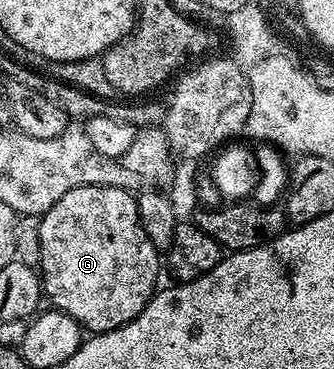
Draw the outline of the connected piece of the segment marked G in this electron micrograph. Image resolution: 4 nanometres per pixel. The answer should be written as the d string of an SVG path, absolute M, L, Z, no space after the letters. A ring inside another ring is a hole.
M118 187L71 189L41 216L39 274L44 294L56 310L67 313L89 333L114 331L130 323L149 304L157 283L159 252L151 245L137 212L137 200Z

